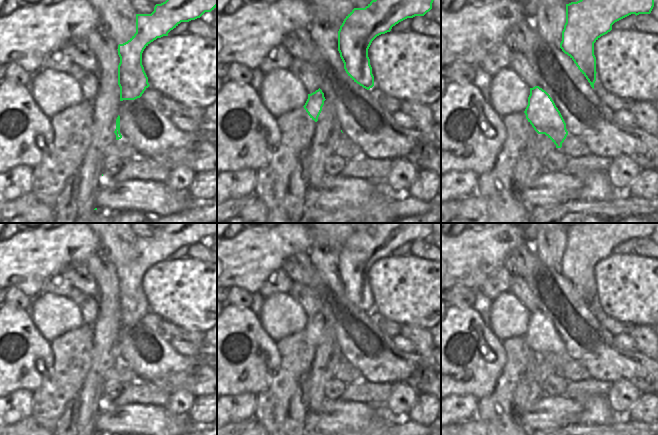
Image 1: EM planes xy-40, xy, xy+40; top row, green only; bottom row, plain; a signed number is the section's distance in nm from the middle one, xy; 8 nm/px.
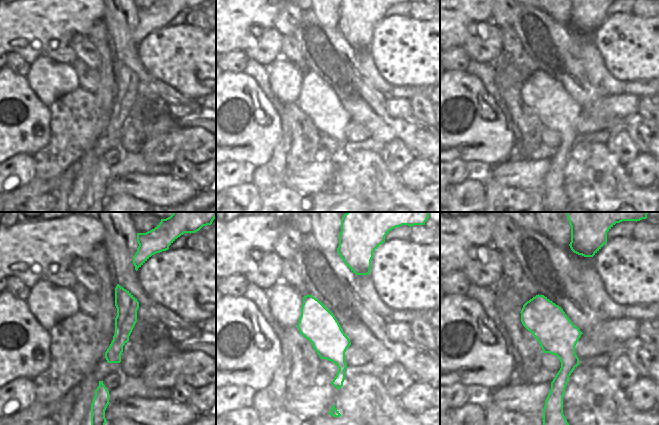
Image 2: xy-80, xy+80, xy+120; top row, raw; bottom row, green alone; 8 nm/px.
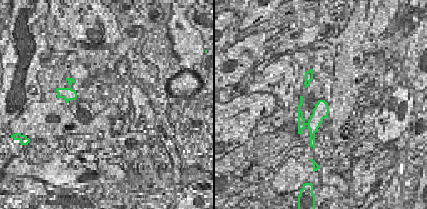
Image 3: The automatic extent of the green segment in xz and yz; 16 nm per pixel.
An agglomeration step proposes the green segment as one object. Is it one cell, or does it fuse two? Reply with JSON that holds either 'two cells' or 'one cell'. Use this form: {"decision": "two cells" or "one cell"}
{"decision": "one cell"}

